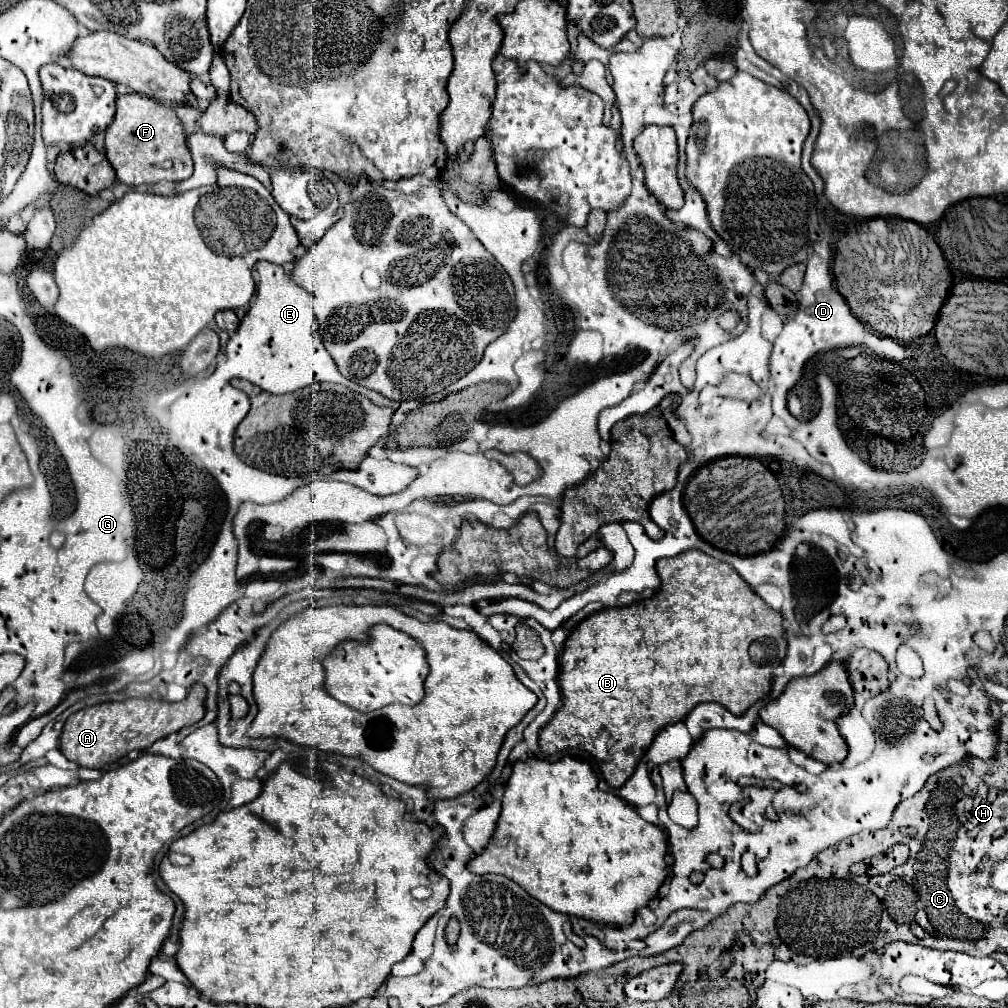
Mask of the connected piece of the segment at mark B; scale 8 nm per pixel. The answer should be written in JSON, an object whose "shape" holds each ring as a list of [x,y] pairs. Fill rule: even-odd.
{"shape":[[[687,550],[673,558],[659,560],[657,574],[661,574],[661,586],[651,598],[629,606],[603,608],[587,616],[587,620],[569,634],[563,644],[557,676],[563,704],[539,734],[543,754],[555,754],[567,748],[581,748],[593,754],[603,764],[605,782],[613,788],[627,782],[655,734],[667,724],[681,722],[697,704],[719,702],[729,712],[743,714],[755,700],[765,698],[773,670],[779,666],[779,660],[785,658],[787,650],[781,614],[767,606],[729,564],[701,550]],[[763,638],[775,644],[775,652],[769,652],[765,664],[755,664],[747,650],[753,640]],[[603,732],[607,732],[611,740],[601,742],[599,736],[603,736]]]}

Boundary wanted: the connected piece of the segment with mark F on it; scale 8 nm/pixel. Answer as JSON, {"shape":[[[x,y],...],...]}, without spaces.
{"shape":[[[141,94],[117,96],[117,112],[105,130],[105,148],[117,180],[127,186],[157,184],[161,180],[181,182],[193,174],[191,152],[187,150],[187,132],[173,108]]]}

